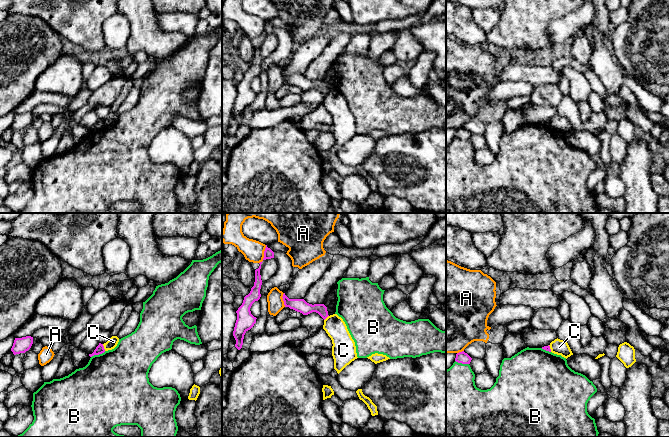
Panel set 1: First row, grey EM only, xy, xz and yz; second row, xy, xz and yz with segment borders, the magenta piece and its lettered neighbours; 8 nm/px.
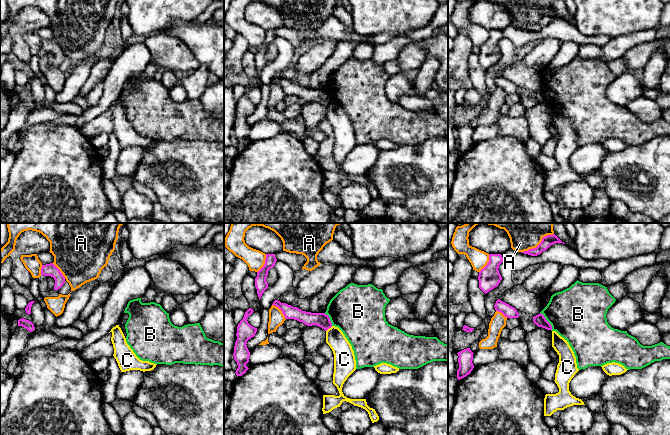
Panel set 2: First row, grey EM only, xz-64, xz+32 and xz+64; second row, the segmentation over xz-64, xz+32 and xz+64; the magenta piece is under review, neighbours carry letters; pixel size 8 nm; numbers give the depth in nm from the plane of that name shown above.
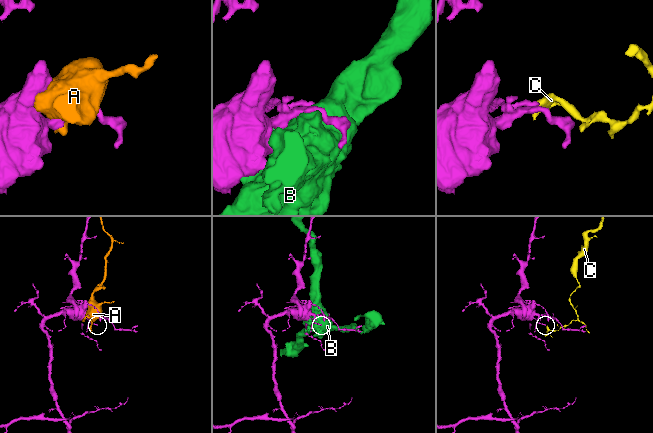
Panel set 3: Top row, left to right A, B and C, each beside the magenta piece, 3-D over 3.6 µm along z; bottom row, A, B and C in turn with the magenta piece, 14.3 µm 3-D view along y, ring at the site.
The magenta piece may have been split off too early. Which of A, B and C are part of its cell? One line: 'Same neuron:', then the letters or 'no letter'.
Same neuron: no letter

